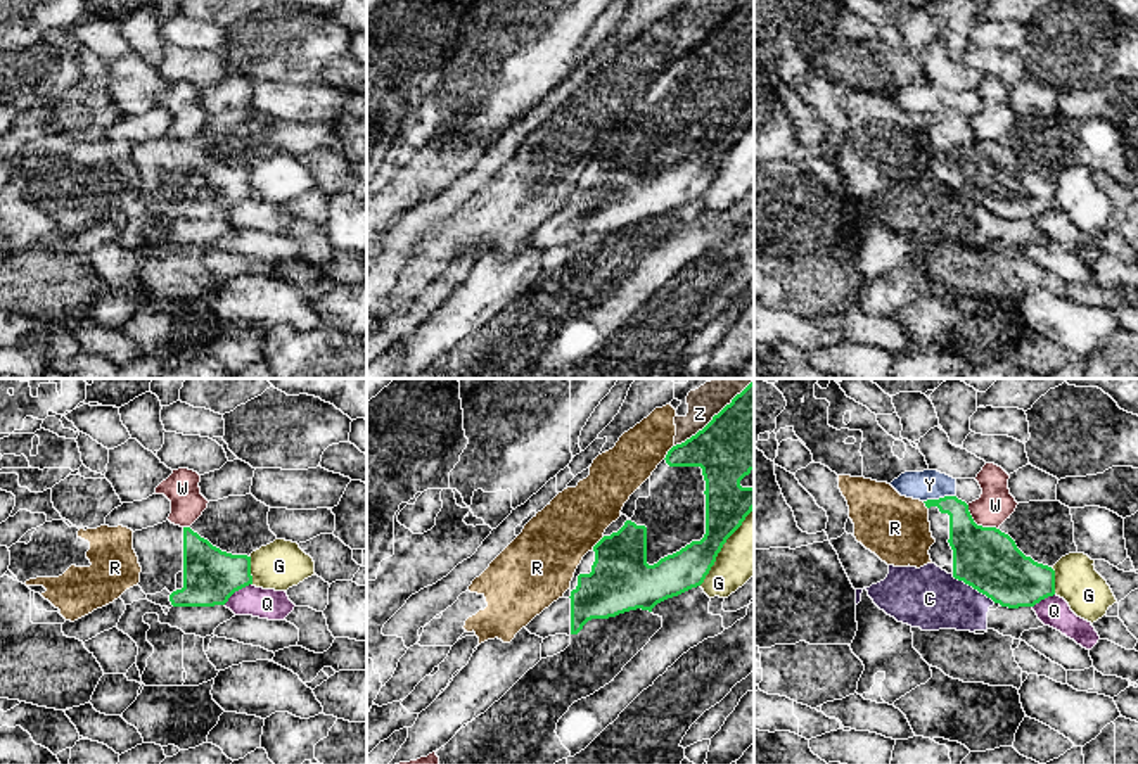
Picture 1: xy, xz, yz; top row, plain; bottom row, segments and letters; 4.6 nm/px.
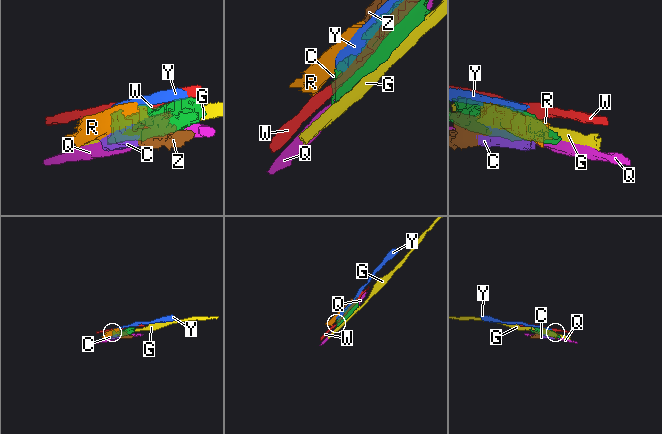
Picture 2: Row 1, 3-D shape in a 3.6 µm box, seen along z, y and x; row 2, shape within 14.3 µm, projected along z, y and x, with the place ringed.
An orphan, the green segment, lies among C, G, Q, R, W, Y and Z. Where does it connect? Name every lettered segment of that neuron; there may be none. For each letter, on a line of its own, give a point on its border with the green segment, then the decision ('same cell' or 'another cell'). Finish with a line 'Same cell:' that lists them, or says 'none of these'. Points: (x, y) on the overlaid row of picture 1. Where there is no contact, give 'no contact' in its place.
C: meets green in yz at (974, 588); another cell
G: meets green in xz at (722, 547); another cell
Q: meets green in xy at (237, 590); another cell
R: meets green in xz at (668, 452); another cell
W: meets green in yz at (976, 524); another cell
Y: meets green in yz at (939, 498); another cell
Z: meets green in xz at (713, 417); another cell
Same cell: none of these

